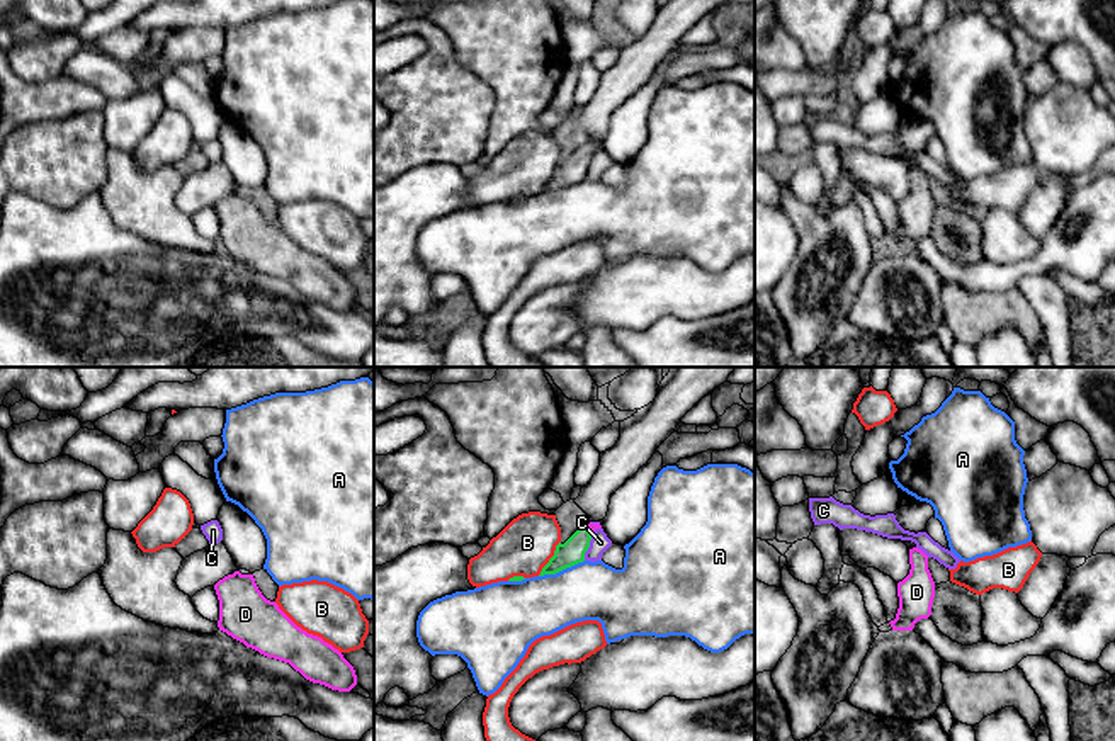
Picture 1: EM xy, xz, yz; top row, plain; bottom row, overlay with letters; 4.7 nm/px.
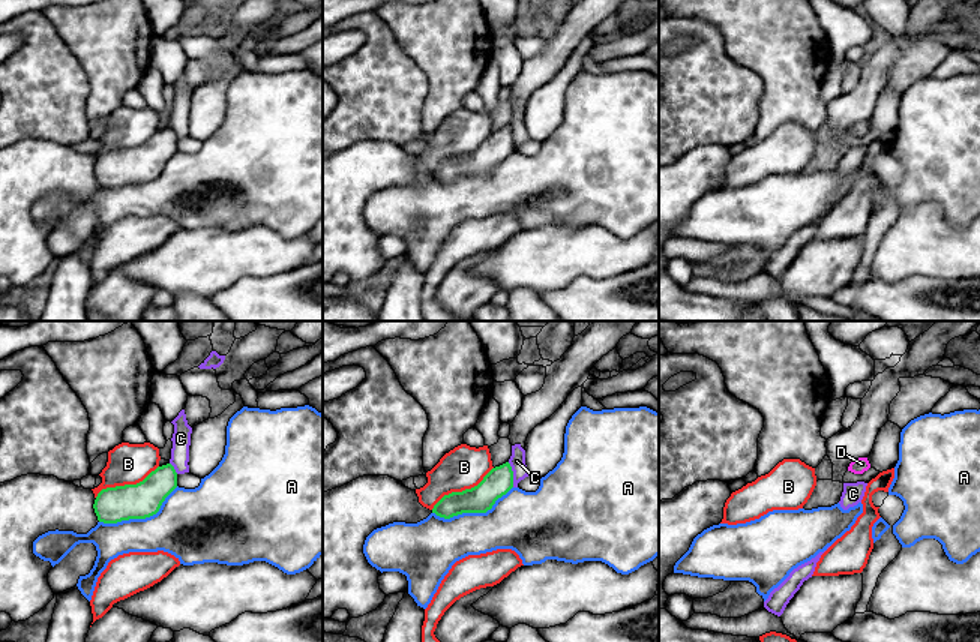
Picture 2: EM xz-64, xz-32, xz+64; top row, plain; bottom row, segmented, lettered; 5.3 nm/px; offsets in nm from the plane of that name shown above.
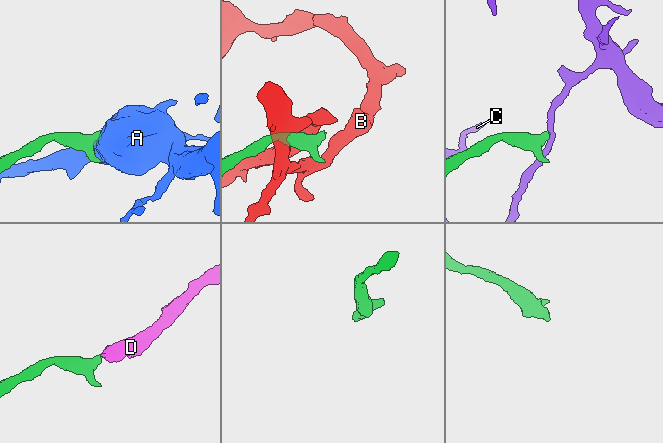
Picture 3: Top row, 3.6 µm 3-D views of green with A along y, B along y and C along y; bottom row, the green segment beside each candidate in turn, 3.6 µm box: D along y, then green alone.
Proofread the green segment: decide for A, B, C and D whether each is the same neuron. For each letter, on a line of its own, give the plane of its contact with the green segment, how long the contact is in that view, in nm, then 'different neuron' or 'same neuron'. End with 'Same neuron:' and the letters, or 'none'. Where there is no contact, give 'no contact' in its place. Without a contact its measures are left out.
A: xz | 240 nm | different neuron
B: xz | 200 nm | different neuron
C: xz | 130 nm | different neuron
D: xz | 50 nm | same neuron
Same neuron: D

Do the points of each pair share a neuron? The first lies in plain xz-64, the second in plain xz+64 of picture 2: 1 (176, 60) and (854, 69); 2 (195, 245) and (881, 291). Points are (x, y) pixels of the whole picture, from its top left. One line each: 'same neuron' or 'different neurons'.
1: same neuron
2: different neurons

